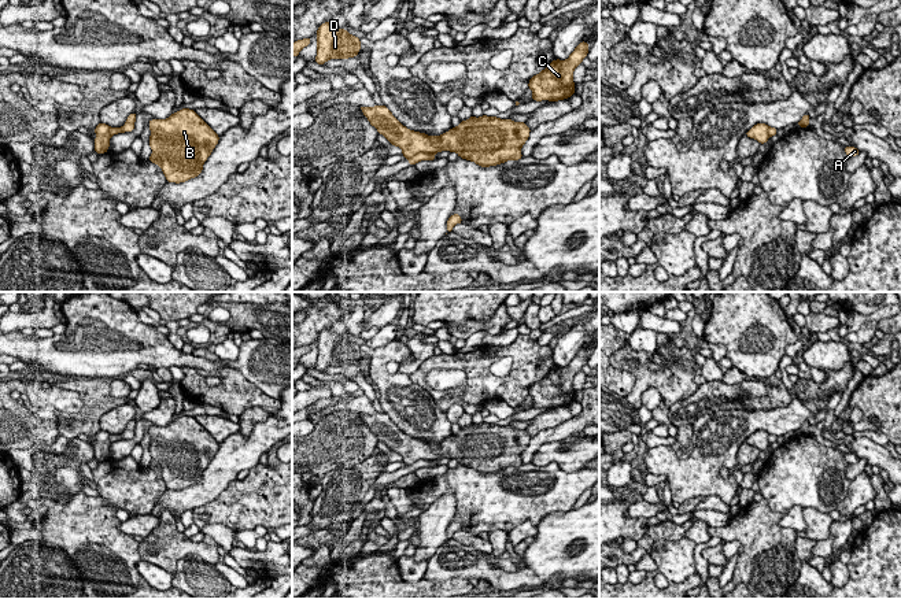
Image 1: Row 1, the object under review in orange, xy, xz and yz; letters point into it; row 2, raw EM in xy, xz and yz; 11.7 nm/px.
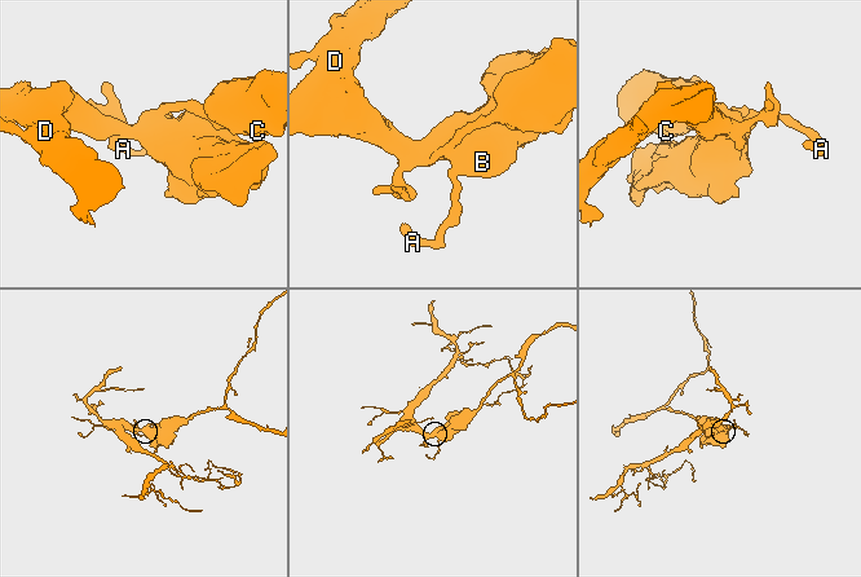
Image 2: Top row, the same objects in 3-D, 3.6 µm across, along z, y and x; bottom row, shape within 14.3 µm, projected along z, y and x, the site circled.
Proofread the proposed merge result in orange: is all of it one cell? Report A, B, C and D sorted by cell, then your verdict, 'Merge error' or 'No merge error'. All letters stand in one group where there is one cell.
Groups: A B D / C. Merge error

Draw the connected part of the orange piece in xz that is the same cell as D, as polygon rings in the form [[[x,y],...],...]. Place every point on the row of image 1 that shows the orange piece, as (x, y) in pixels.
[[[324,22],[317,33],[315,63],[324,64],[329,59],[355,58],[361,49],[361,40],[346,29],[339,29],[332,22]]]

